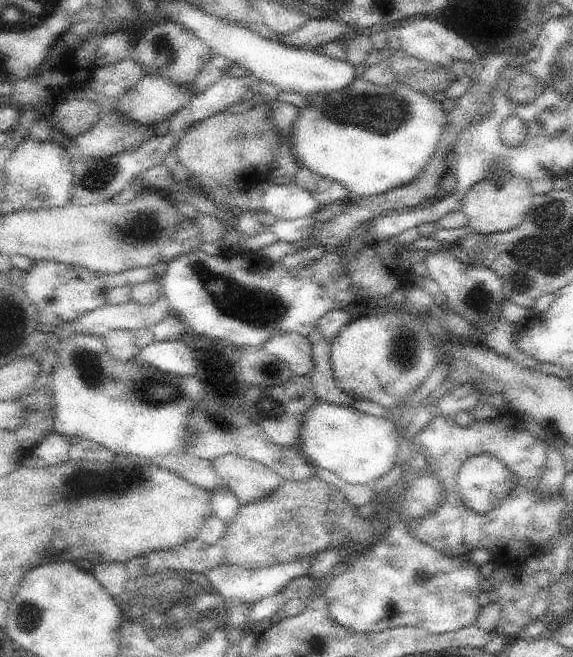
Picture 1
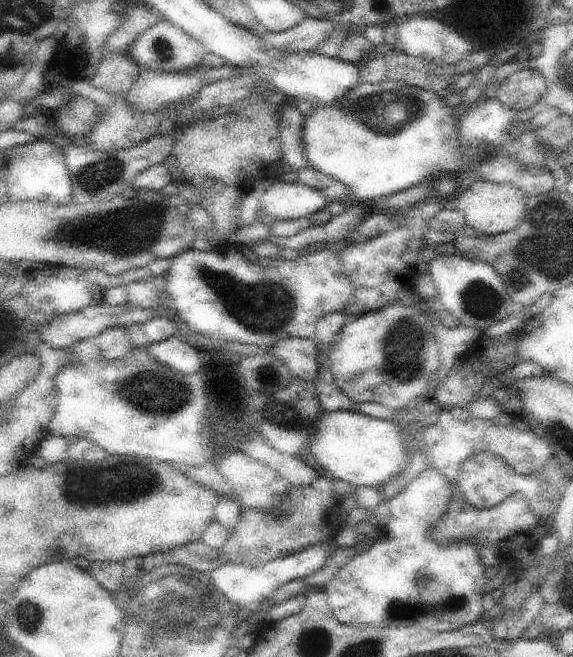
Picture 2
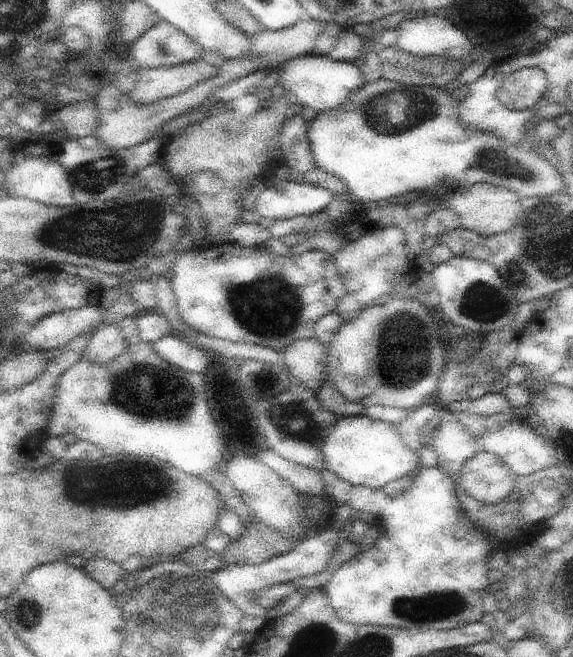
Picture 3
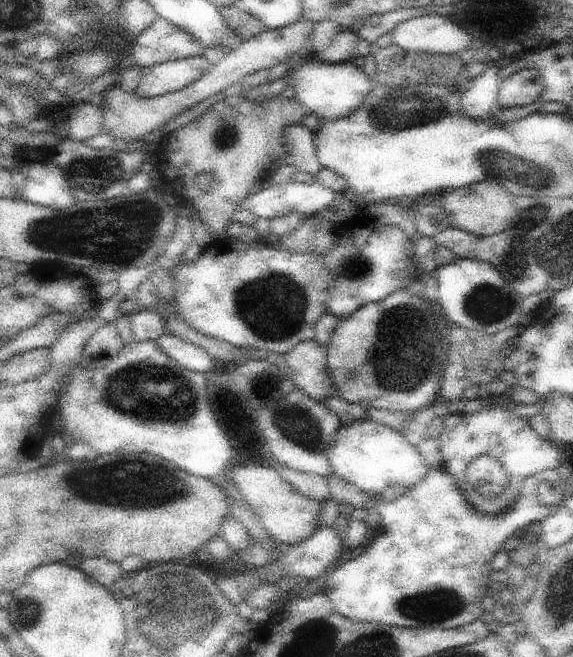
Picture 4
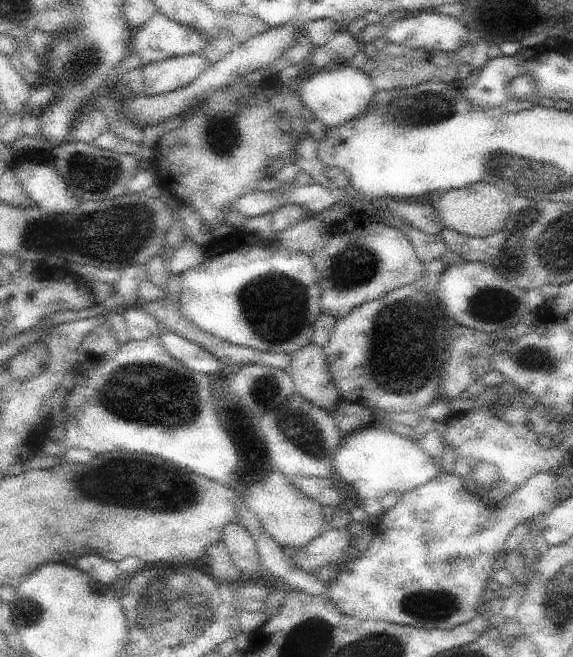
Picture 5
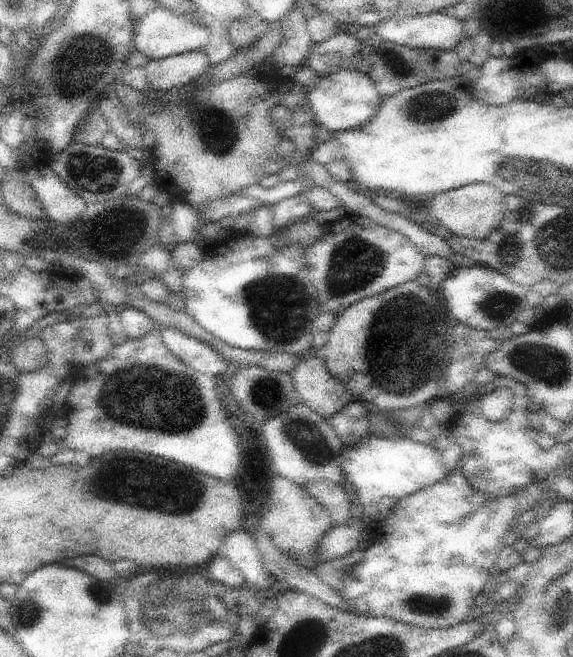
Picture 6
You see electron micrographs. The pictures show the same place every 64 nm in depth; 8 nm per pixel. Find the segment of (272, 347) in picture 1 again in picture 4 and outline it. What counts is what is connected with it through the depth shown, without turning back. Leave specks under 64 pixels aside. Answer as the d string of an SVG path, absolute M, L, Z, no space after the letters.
M315 339L299 342L285 356L287 373L306 394L322 401L334 389L327 365L327 345Z

